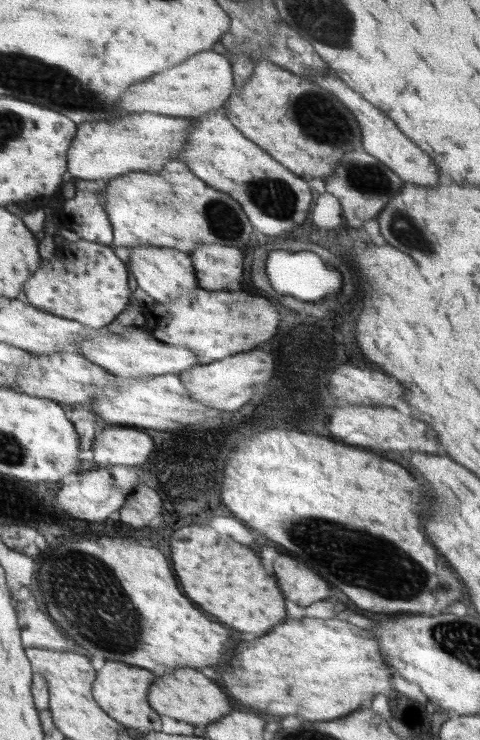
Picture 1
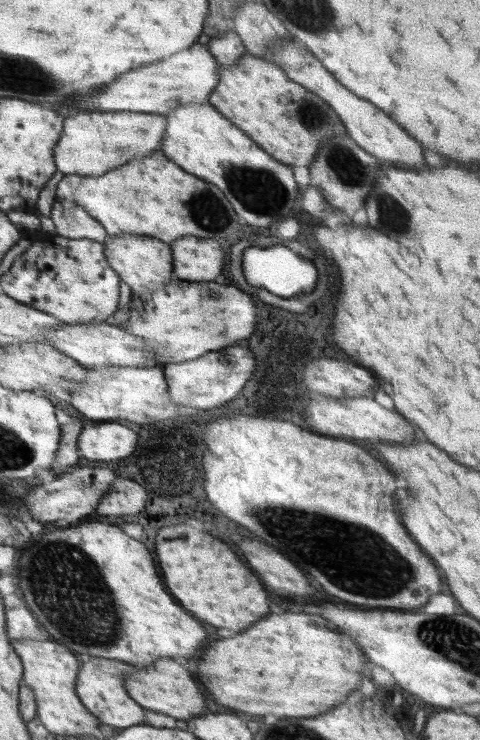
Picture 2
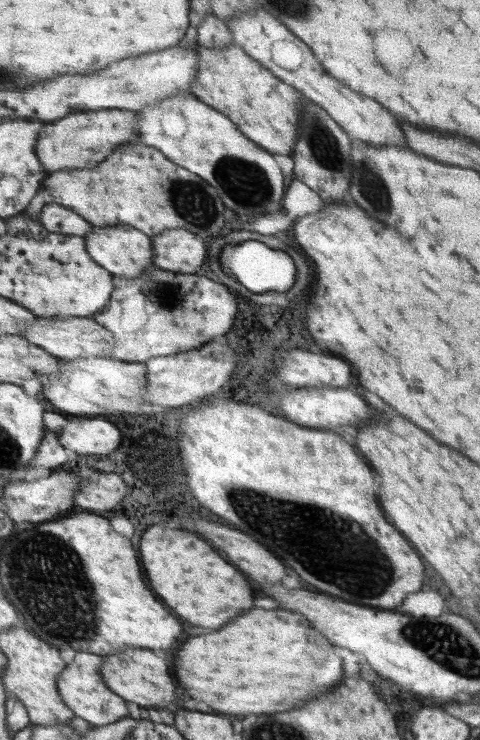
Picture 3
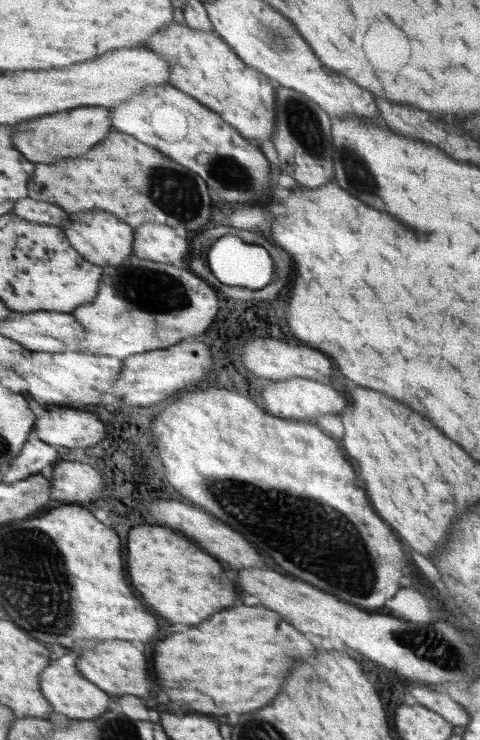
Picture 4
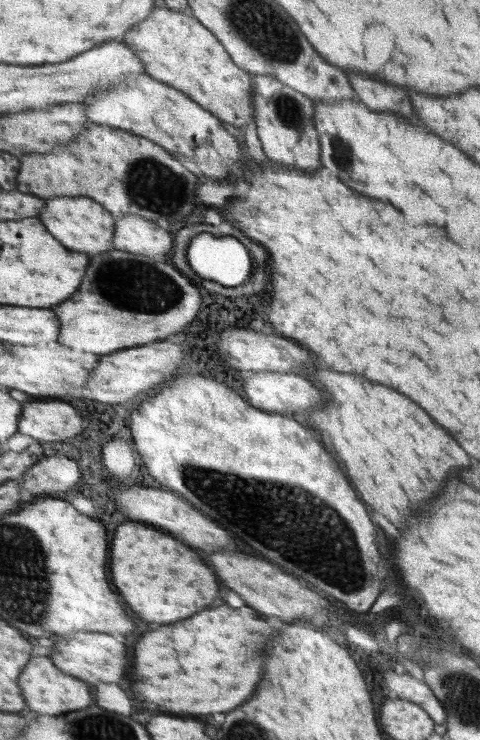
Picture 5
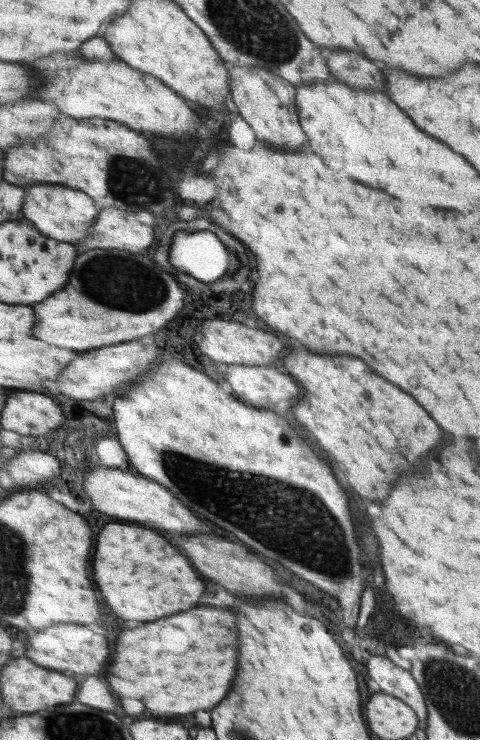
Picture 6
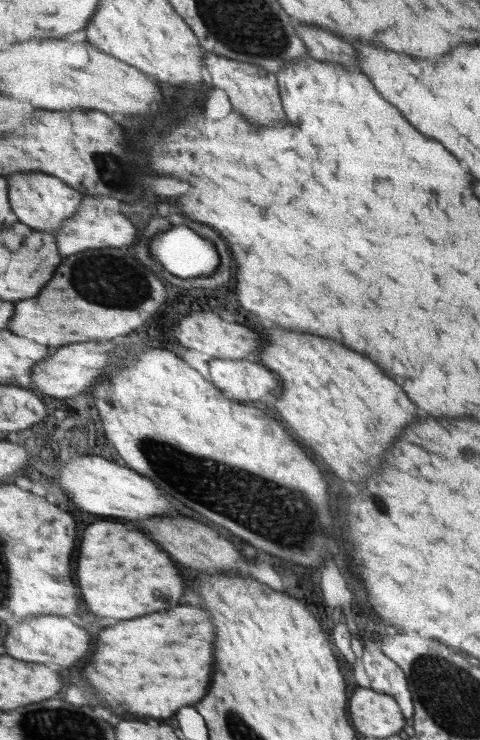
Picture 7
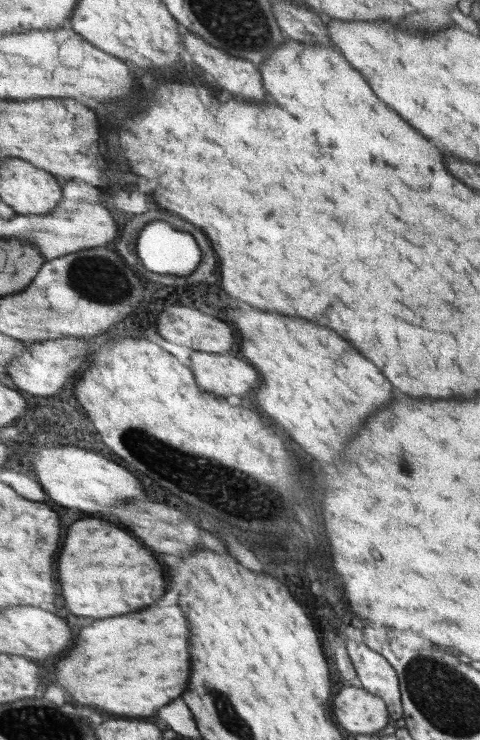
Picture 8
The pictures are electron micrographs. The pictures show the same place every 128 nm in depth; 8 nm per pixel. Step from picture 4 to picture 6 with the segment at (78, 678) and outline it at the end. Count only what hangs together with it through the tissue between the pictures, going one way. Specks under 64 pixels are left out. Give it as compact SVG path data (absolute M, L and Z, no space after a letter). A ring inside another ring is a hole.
M23 655L6 663L5 670L2 670L1 692L5 697L3 706L10 706L17 714L34 713L62 703L72 703L76 698L76 691L77 682L74 676L42 668Z

